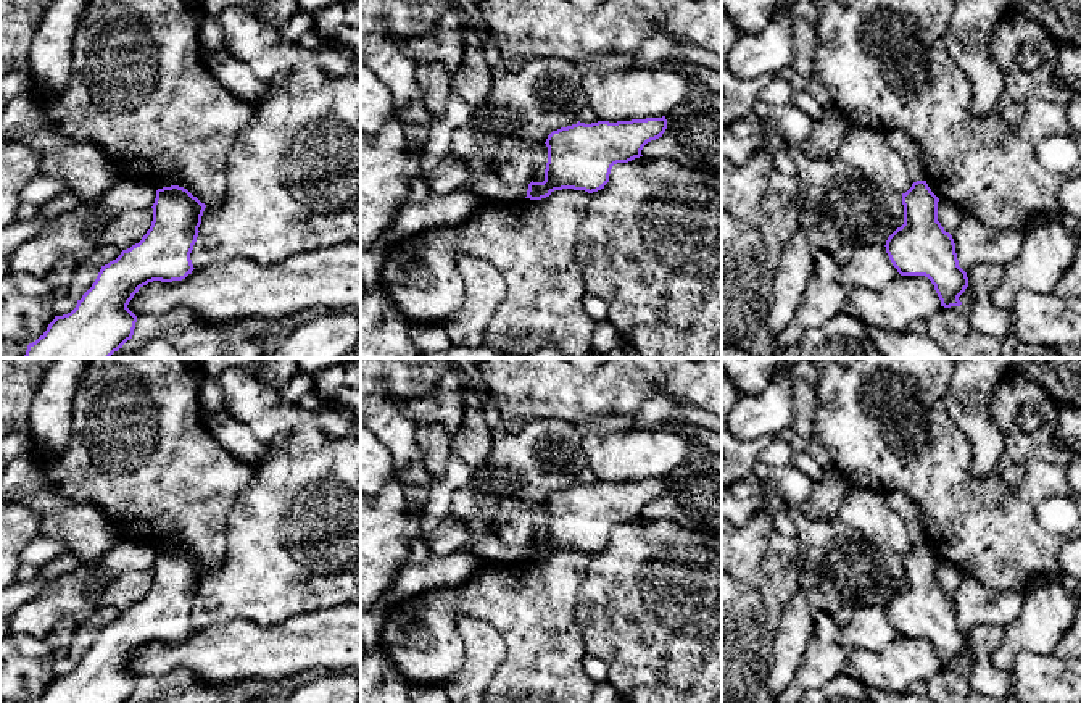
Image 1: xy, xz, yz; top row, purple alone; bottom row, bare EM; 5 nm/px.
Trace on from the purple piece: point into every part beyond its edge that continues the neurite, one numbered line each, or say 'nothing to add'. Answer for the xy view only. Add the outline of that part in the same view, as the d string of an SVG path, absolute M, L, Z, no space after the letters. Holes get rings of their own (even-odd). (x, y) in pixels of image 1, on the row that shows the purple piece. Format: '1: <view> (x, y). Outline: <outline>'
nothing to add

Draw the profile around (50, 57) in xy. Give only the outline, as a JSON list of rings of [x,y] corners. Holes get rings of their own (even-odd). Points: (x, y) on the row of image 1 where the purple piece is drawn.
[[[53,0],[43,11],[29,52],[29,76],[42,90],[60,92],[71,76],[72,44],[87,0]]]

